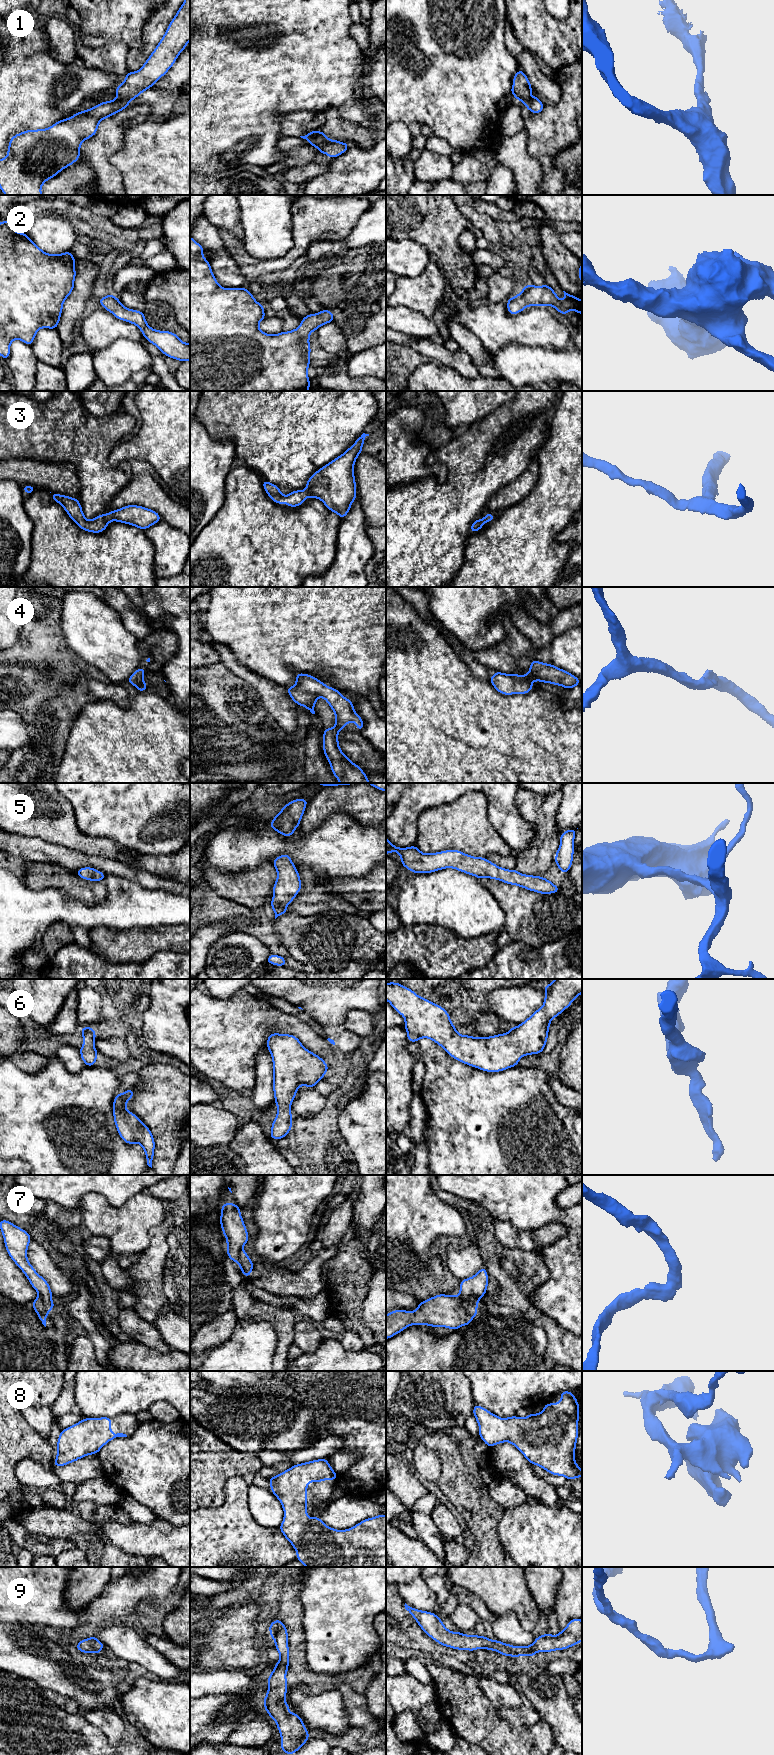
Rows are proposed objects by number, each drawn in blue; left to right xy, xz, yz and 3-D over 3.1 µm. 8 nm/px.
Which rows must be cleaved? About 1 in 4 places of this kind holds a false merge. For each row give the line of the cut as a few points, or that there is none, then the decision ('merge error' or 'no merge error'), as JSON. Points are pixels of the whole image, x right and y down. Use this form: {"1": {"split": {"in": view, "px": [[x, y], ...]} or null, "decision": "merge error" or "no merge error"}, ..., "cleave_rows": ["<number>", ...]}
{"1": {"split": {"in": "xy", "px": [[117, 97], [123, 98], [128, 103]]}, "decision": "merge error"}, "2": {"split": null, "decision": "no merge error"}, "3": {"split": null, "decision": "no merge error"}, "4": {"split": {"in": "xy", "px": [[142, 679], [136, 686]]}, "decision": "merge error"}, "5": {"split": null, "decision": "no merge error"}, "6": {"split": null, "decision": "no merge error"}, "7": {"split": {"in": "yz", "px": [[457, 1295], [476, 1307]]}, "decision": "merge error"}, "8": {"split": null, "decision": "no merge error"}, "9": {"split": null, "decision": "no merge error"}, "cleave_rows": ["1", "4", "7"]}

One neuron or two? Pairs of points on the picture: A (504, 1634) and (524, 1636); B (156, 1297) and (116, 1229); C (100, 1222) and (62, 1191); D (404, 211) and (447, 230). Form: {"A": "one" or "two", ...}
{"A": "one", "B": "two", "C": "two", "D": "one"}

